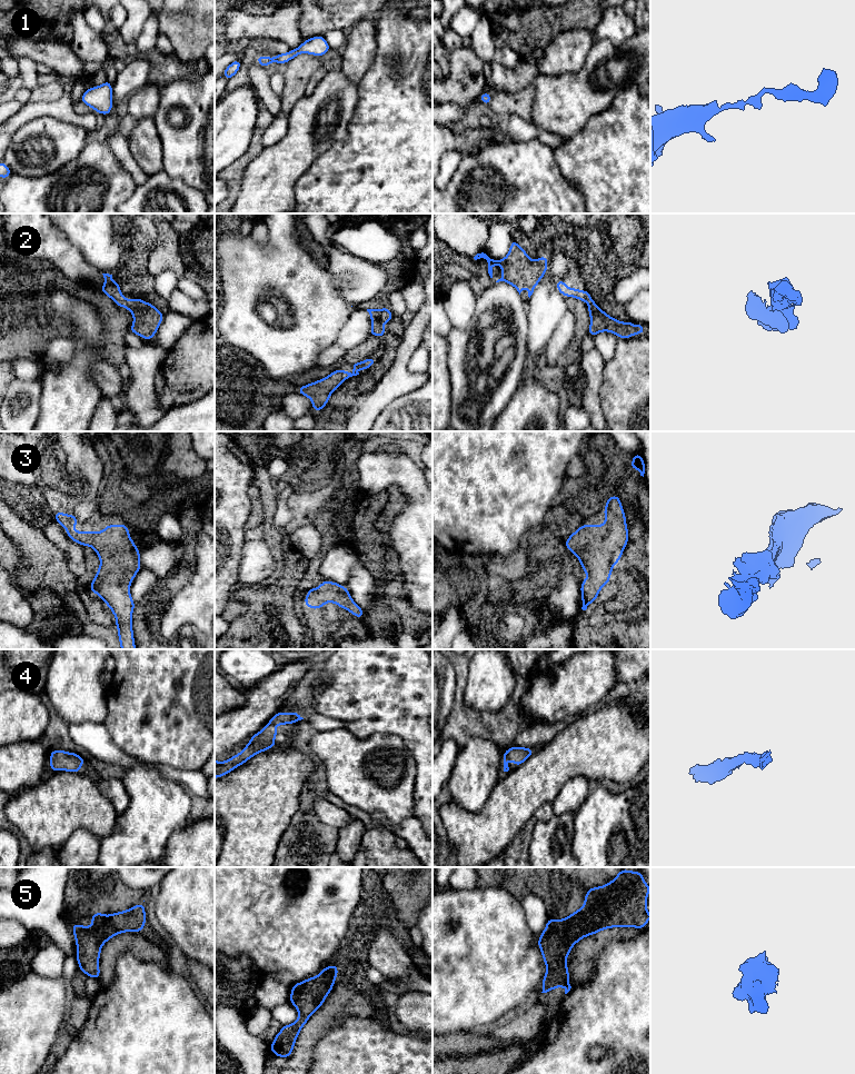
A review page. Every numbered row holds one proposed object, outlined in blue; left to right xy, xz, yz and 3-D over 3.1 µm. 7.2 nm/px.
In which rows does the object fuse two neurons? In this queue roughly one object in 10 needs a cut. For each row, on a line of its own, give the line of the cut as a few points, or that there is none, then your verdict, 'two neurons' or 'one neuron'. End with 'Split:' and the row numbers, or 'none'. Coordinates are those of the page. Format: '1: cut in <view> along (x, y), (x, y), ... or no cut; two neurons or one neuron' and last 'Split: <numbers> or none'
1: no cut; one neuron
2: no cut; one neuron
3: no cut; one neuron
4: no cut; one neuron
5: no cut; one neuron
Split: none

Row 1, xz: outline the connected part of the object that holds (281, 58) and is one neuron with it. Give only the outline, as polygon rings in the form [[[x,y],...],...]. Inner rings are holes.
[[[316,36],[304,41],[297,49],[291,49],[287,53],[276,54],[274,58],[267,56],[257,57],[257,62],[260,67],[267,67],[271,62],[284,64],[301,53],[309,53],[317,57],[322,57],[330,50],[330,47],[324,36]]]

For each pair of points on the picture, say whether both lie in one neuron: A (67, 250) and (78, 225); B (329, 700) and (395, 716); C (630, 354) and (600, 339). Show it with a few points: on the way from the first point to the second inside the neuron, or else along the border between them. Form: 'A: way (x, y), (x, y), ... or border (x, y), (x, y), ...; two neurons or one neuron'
A: border (53, 225), (80, 251), (88, 262); two neurons
B: way (346, 705), (348, 707), (378, 707); one neuron
C: border (618, 338), (614, 356), (606, 361); two neurons

